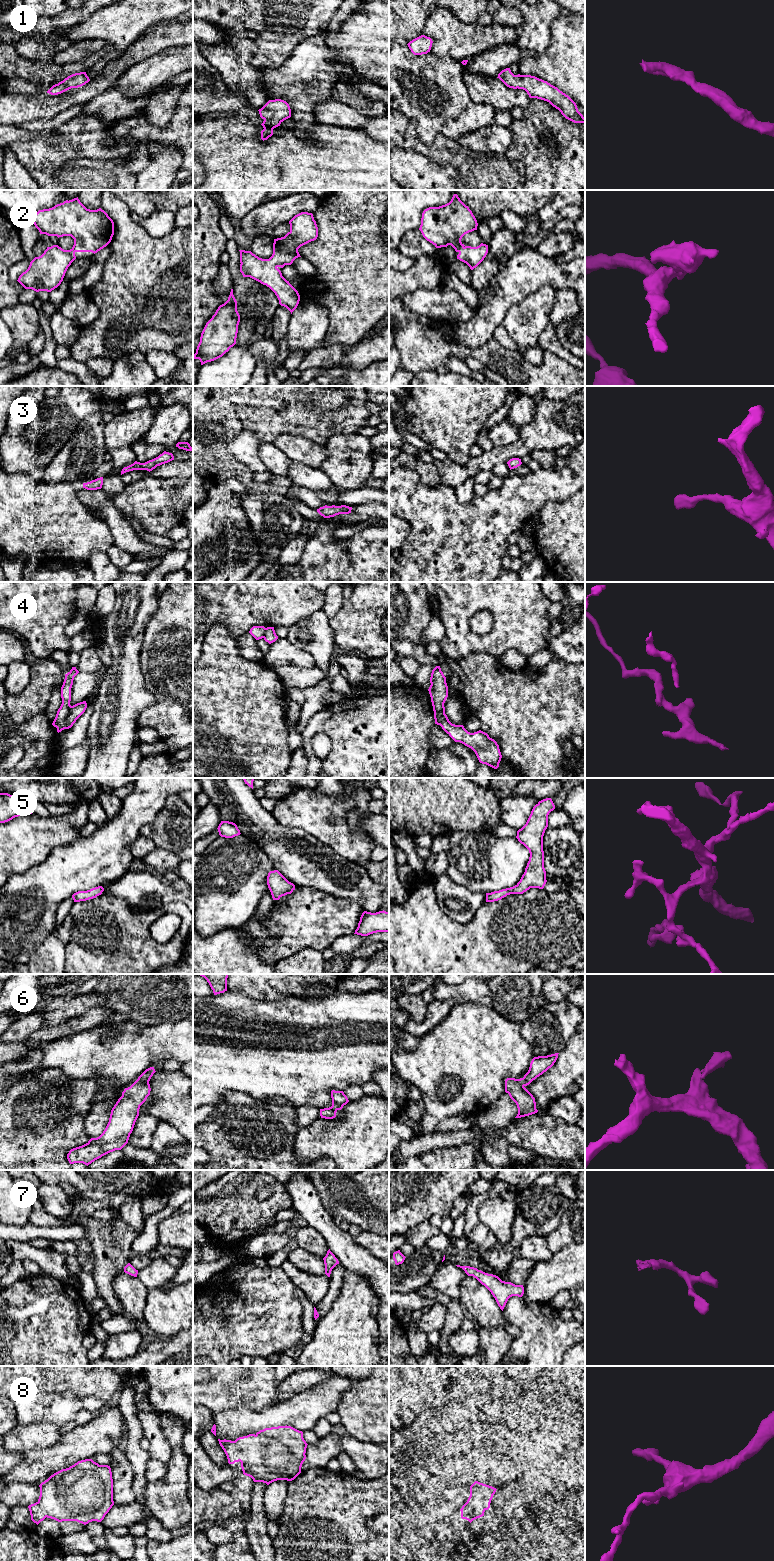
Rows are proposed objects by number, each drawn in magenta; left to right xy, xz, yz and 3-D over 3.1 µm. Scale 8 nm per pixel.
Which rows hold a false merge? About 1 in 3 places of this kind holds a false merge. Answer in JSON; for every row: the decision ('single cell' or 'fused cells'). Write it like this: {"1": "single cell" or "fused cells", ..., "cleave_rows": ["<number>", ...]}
{"1": "single cell", "2": "single cell", "3": "single cell", "4": "fused cells", "5": "single cell", "6": "single cell", "7": "single cell", "8": "single cell", "cleave_rows": ["4"]}

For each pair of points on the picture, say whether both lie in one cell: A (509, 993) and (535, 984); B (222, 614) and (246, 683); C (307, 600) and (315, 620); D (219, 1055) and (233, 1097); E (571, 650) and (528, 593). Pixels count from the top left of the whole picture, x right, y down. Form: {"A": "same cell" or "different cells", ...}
{"A": "same cell", "B": "different cells", "C": "different cells", "D": "different cells", "E": "different cells"}

